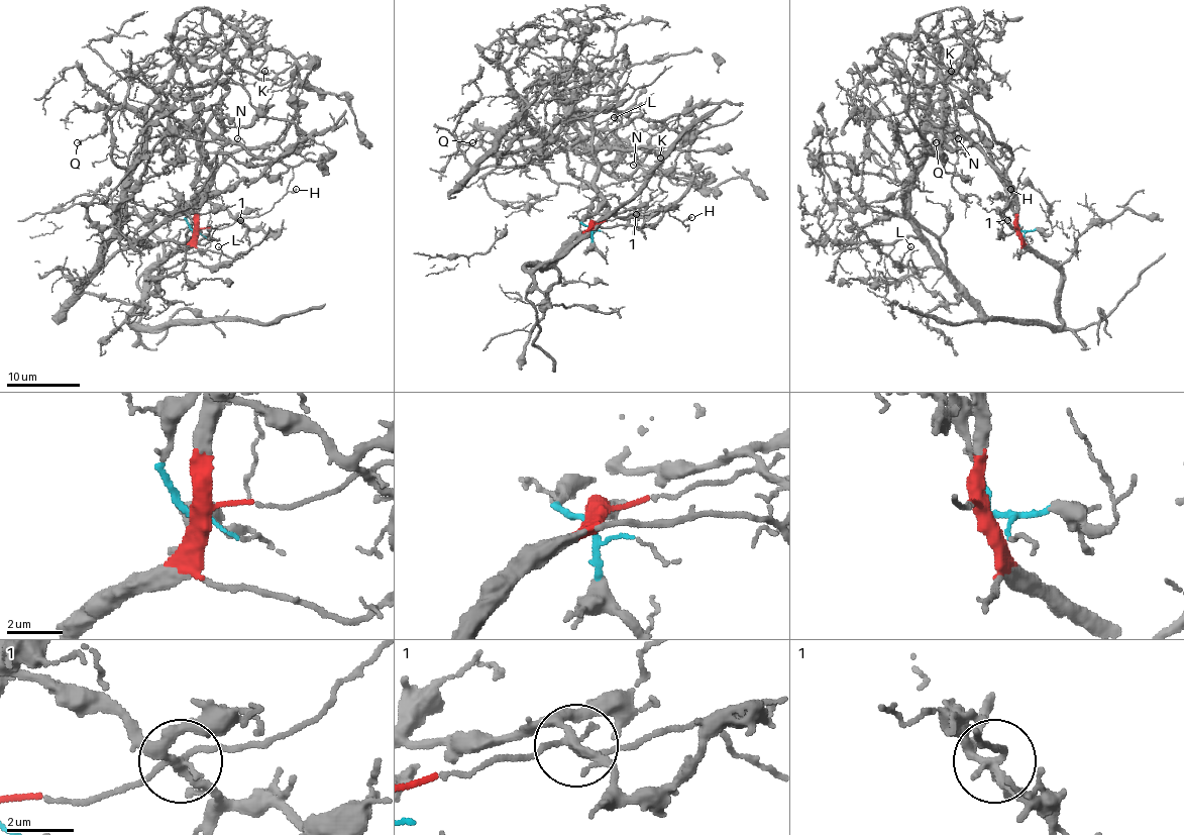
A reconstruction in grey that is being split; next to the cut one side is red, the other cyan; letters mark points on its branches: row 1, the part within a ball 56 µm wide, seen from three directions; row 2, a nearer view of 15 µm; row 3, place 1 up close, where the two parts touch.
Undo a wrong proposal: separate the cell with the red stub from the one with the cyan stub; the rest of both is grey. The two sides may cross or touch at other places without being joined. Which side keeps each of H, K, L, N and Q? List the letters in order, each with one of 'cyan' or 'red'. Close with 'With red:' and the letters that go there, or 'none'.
H: red
K: cyan
L: cyan
N: cyan
Q: cyan
With red: H

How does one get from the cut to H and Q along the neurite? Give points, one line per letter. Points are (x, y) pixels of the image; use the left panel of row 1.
H: (194, 231), (227, 227), (243, 218), (267, 213), (286, 194), (297, 189)
Q: (194, 231), (187, 211), (202, 152), (191, 132), (148, 150), (145, 123), (121, 107), (78, 143)

